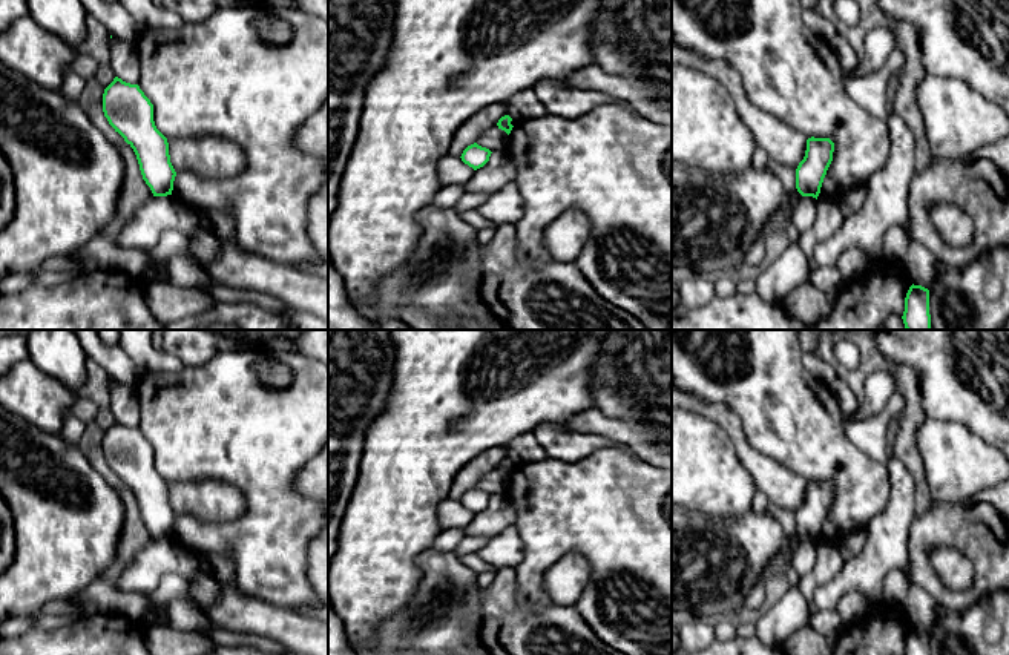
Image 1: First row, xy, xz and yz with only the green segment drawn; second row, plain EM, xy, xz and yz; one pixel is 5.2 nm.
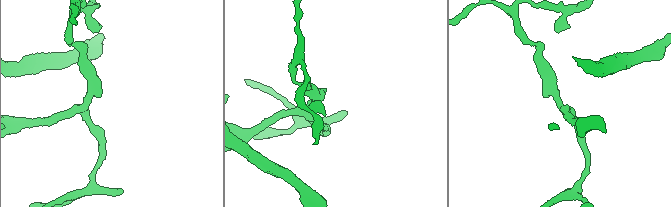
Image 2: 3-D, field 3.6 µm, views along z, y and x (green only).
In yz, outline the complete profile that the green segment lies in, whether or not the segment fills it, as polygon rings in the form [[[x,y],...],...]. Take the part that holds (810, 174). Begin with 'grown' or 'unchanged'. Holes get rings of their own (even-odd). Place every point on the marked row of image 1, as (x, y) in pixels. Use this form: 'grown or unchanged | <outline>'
unchanged | [[[808,138],[804,160],[796,169],[796,189],[802,196],[817,199],[827,170],[833,161],[834,143],[830,138]]]

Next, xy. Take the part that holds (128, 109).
unchanged | [[[115,77],[104,89],[103,112],[109,124],[133,149],[143,179],[153,196],[172,195],[176,172],[167,138],[156,129],[153,104],[138,84]]]

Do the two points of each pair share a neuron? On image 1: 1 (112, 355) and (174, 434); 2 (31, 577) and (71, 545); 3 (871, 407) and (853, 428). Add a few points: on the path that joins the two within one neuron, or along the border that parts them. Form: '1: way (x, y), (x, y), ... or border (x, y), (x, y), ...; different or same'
1: border (141, 378), (135, 387); different
2: way (40, 572), (62, 551); same
3: border (890, 398), (874, 414), (867, 418), (851, 416); different

